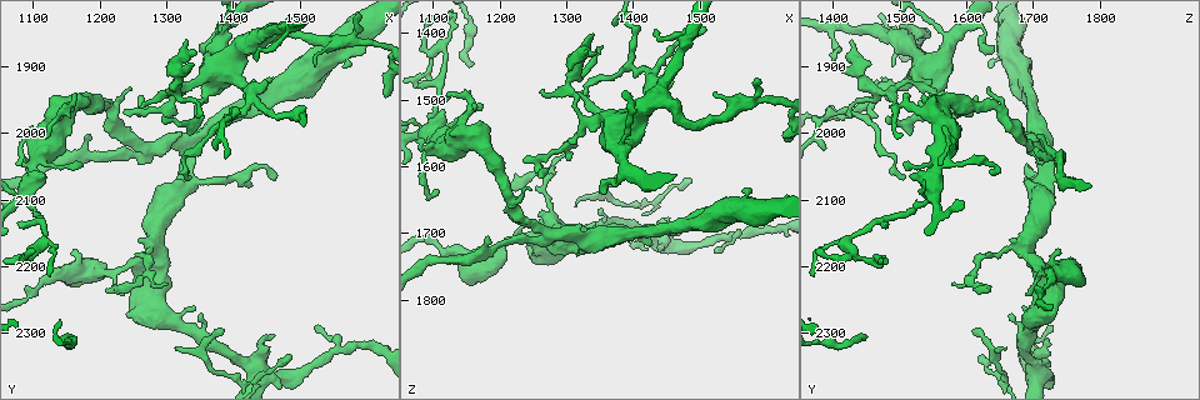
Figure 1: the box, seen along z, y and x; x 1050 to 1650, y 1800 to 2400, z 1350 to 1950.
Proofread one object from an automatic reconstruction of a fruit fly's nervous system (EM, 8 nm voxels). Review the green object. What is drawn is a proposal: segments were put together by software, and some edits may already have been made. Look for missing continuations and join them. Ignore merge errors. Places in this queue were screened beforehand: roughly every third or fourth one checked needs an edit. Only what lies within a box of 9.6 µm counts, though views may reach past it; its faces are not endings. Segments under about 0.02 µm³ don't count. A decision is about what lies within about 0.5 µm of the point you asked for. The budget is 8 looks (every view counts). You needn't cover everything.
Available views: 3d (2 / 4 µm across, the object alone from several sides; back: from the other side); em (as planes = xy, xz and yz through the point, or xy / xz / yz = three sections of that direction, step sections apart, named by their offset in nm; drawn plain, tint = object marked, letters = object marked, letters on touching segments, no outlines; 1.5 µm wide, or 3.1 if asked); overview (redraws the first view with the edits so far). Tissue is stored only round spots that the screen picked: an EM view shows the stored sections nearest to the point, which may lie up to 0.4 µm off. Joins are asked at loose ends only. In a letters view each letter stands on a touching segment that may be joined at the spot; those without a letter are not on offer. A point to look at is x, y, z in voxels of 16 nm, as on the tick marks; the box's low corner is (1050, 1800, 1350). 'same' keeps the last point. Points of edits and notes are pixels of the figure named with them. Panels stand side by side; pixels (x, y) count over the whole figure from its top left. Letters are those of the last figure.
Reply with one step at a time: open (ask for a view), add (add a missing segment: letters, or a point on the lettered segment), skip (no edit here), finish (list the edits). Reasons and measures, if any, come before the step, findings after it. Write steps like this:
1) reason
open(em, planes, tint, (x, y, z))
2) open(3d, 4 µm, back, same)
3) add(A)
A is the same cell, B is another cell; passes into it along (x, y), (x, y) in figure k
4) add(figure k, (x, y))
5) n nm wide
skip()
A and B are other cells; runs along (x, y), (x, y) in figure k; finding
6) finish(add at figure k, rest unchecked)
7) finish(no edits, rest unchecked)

free end
open(3d, 4 µm, back, (1520, 2290, 1720))

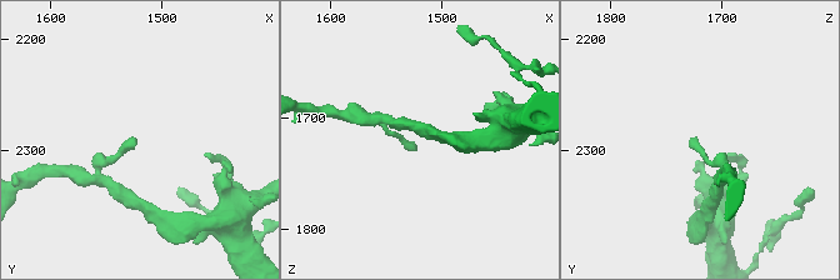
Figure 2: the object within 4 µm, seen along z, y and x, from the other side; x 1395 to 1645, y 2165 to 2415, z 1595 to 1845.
need the tissue
open(em, planes, letters, (1526, 2288, 1720))

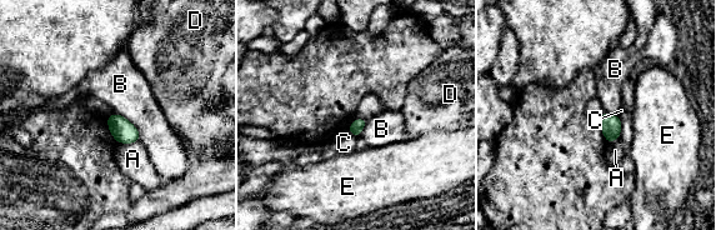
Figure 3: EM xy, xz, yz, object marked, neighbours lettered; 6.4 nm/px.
skip()
A, B, C, D and E are other cells; border along (114, 113), (136, 129), (140, 140) in figure 3; none of them fits

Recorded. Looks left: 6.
tapers out
open(em, planes, tint, (1305, 2225, 1580))

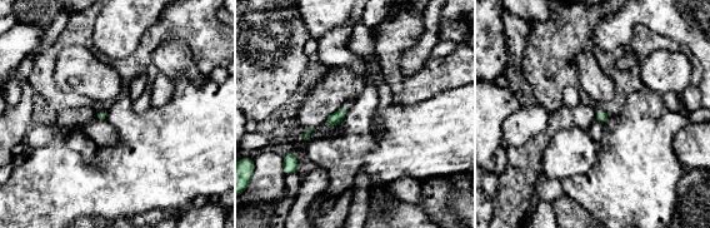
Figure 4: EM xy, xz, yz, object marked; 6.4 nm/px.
open(em, planes, letters, same)

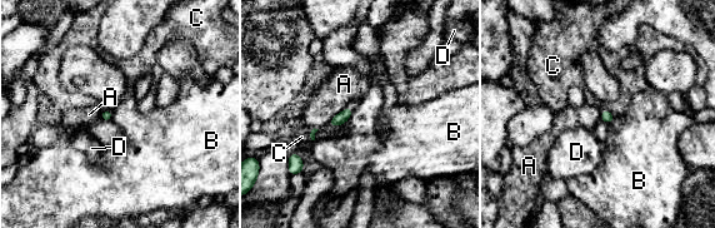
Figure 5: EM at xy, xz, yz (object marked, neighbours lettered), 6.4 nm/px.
70 nm wide
skip()
A, B, C and D are other cells; border along (353, 107), (353, 112), (345, 123) in figure 5; no lettered segment goes on from it

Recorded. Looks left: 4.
branch stops here
open(3d, 4 µm, (1380, 2295, 1615))

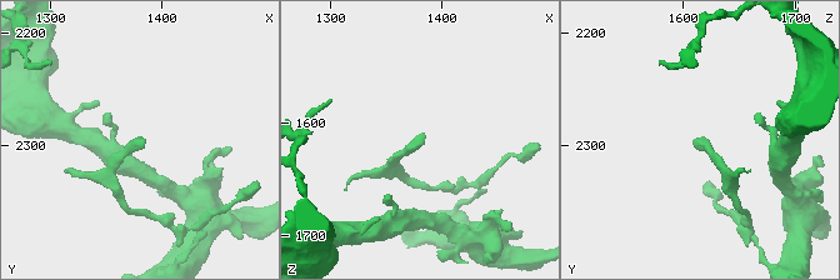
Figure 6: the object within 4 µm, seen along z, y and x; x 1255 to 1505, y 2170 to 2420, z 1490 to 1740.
need the tissue
open(em, planes, letters, (1384, 2294, 1612))

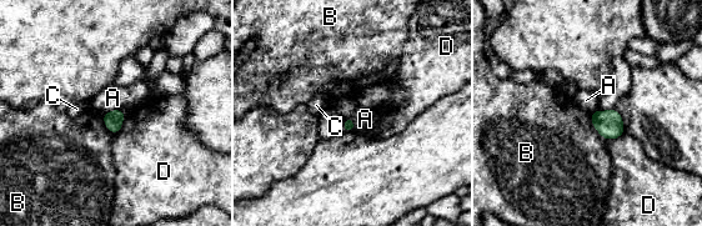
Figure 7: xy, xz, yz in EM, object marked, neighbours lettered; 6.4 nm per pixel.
skip()
A, B, C and D are other cells; border along (345, 117), (352, 120), (354, 130) in figure 7; no lettered segment goes on from it

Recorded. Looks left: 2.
free end
open(em, planes, plain, (1455, 1920, 1475))

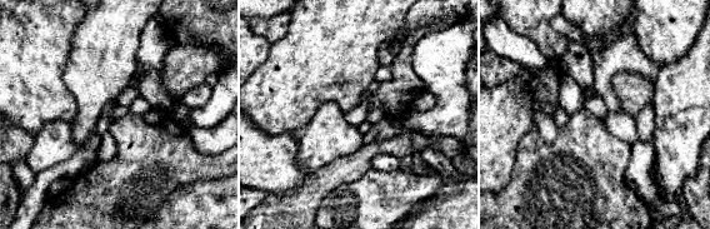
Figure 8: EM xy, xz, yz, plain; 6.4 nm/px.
open(em, planes, letters, same)

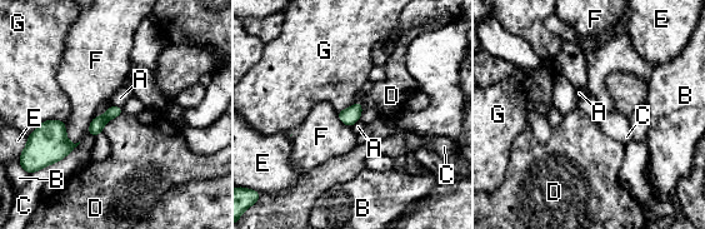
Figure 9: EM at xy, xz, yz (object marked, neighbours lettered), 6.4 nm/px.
skip()
A, B, C, D, E, F and G are other cells; border along (63, 120), (44, 120), (29, 135) in figure 9; none of them fits

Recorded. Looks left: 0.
finish(no edits, rest unchecked)

